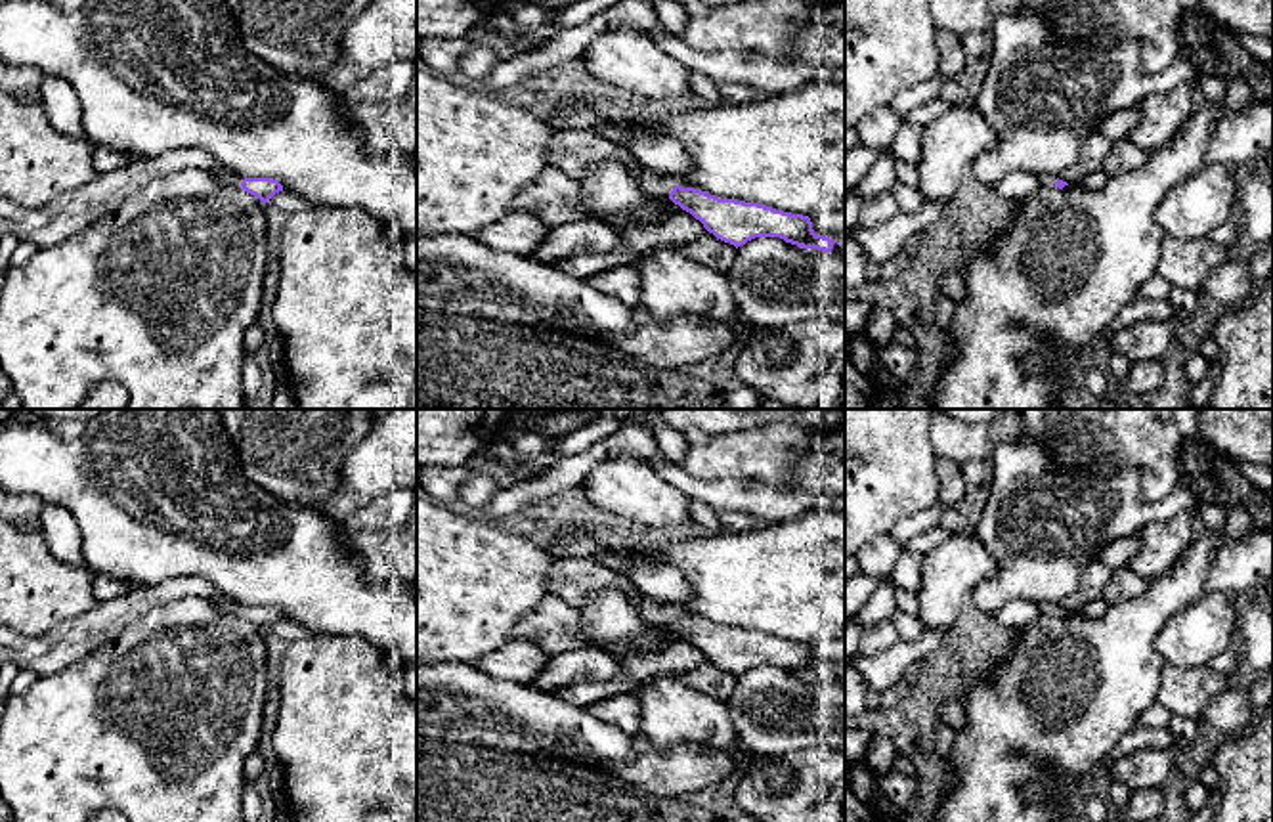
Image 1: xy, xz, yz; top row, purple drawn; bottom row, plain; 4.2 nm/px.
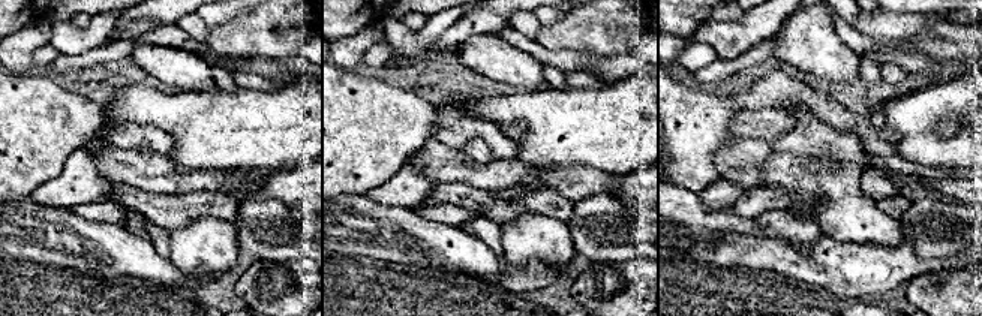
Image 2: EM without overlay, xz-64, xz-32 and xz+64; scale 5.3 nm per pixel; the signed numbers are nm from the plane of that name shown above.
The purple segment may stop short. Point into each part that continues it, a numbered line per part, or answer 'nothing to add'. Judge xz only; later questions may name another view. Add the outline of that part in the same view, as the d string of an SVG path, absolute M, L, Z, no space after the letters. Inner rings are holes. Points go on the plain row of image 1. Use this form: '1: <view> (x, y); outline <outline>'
1: xz (574, 580); outline M577 556L556 558L547 589L577 608L602 589L621 589L636 602L640 617L648 623L667 625L675 616L675 606L650 598L629 577L596 560Z

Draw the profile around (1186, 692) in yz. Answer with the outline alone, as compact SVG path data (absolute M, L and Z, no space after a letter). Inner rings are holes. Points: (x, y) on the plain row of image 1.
M1164 663L1154 702L1172 715L1198 719L1200 713L1233 684L1233 681L1233 677L1219 673L1210 665L1185 669Z

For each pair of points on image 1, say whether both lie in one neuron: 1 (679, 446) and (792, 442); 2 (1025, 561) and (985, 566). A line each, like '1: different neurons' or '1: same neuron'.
1: different neurons
2: different neurons

